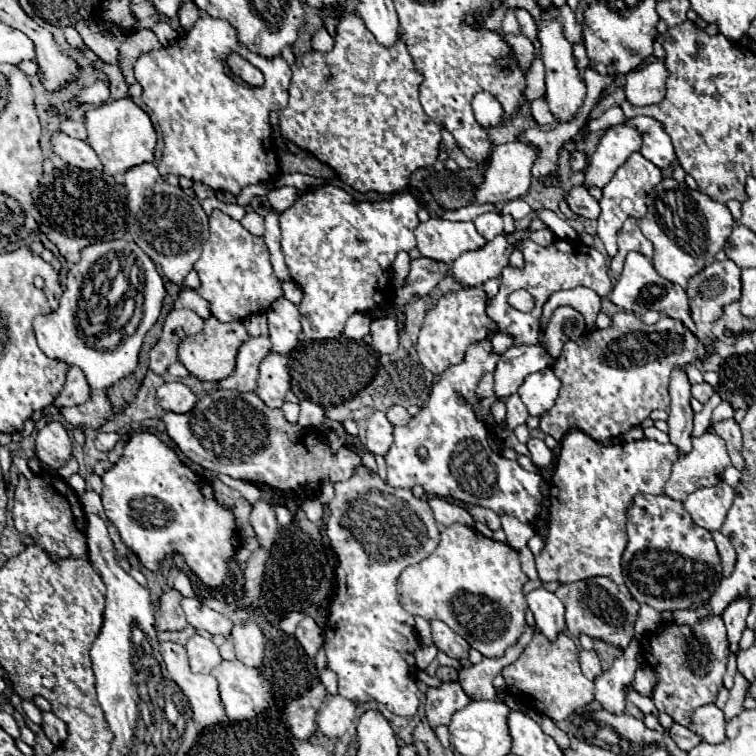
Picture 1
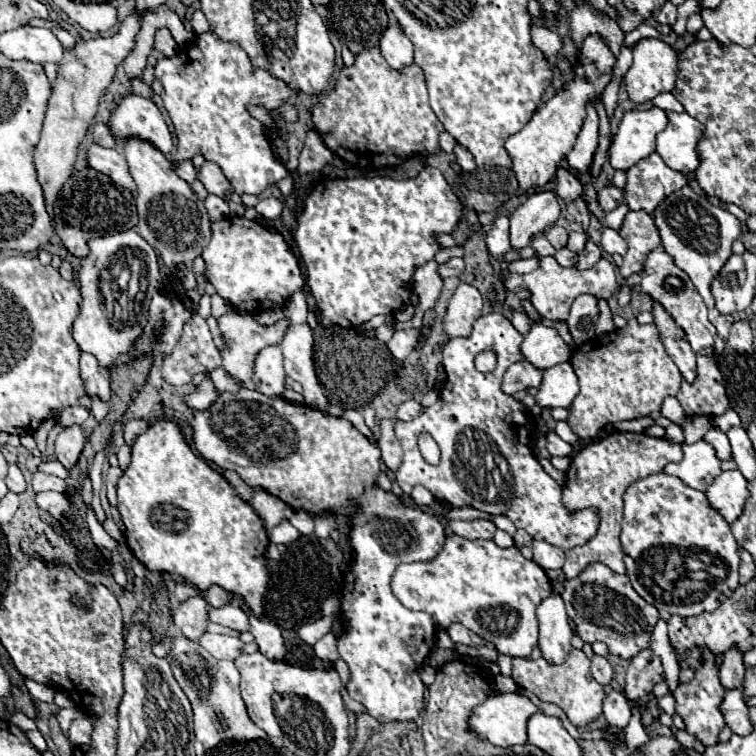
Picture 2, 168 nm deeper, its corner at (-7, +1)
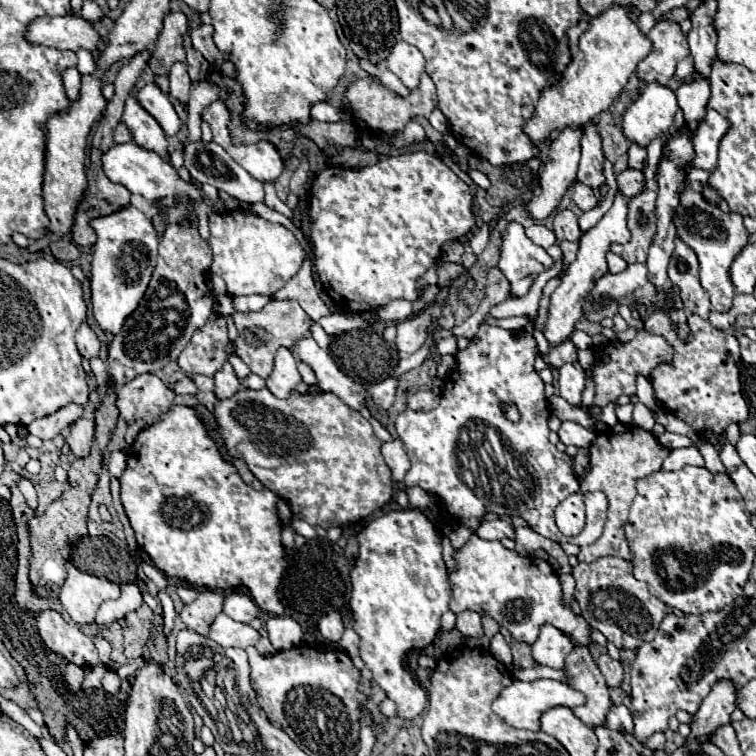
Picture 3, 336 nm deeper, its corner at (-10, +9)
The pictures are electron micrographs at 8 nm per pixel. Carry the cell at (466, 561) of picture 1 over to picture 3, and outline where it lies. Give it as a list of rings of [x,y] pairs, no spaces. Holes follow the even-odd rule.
[[[472,533],[470,541],[454,551],[456,569],[448,571],[448,583],[452,587],[450,611],[476,611],[488,613],[500,627],[508,629],[520,643],[532,645],[538,637],[538,629],[544,623],[570,633],[574,643],[590,643],[590,625],[576,617],[568,607],[562,605],[562,589],[558,575],[548,561],[536,557],[524,557],[514,549],[506,549],[500,541],[484,541]]]

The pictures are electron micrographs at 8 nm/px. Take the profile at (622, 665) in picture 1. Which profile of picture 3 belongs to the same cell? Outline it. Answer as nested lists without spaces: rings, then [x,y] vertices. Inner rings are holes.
[[[612,705],[608,715],[606,715],[606,727],[616,729],[616,731],[628,731],[632,733],[634,723],[632,723],[632,713],[626,705]]]

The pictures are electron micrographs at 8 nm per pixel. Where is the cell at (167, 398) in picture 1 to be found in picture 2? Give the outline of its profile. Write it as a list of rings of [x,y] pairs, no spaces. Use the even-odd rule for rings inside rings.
[[[207,377],[207,379],[195,389],[195,393],[191,393],[191,395],[185,397],[185,403],[187,403],[189,407],[193,407],[193,409],[203,411],[203,409],[209,409],[209,407],[215,403],[217,397],[219,397],[219,393],[217,393],[211,377]]]

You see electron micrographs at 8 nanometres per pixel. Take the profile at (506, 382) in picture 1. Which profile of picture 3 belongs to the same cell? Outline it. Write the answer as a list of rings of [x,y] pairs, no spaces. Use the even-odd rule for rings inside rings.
[[[618,193],[612,209],[598,221],[598,225],[594,229],[590,229],[588,233],[582,235],[576,261],[568,267],[566,275],[562,277],[562,283],[558,285],[558,289],[550,297],[548,319],[542,329],[542,333],[550,345],[562,345],[564,341],[570,339],[570,333],[574,331],[576,321],[582,317],[582,301],[586,299],[586,295],[594,287],[594,281],[598,281],[598,277],[602,277],[608,271],[606,251],[608,251],[610,243],[628,243],[628,241],[630,241],[630,231],[626,227],[626,199]]]

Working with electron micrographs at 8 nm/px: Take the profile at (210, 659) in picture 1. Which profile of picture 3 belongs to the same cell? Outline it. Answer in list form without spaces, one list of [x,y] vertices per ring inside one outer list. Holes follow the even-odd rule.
[[[220,613],[214,619],[214,623],[210,625],[208,637],[212,641],[216,641],[220,647],[240,647],[240,649],[246,649],[250,645],[256,645],[256,641],[260,639],[260,633],[256,629],[252,629],[250,625],[232,621],[224,613]]]

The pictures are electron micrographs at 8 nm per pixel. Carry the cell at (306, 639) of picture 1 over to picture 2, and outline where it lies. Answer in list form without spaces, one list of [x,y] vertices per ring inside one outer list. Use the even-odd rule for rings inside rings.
[[[327,633],[323,639],[319,639],[313,649],[315,649],[317,657],[323,659],[323,661],[337,661],[337,659],[339,659],[337,639],[335,639],[335,635],[331,635],[331,633]]]

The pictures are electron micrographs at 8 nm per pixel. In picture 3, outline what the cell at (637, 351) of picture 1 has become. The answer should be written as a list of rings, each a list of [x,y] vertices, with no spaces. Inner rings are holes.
[[[642,329],[632,341],[622,343],[622,341],[610,341],[604,347],[598,349],[598,357],[594,367],[588,371],[588,377],[594,381],[594,401],[592,407],[606,407],[608,403],[616,401],[620,395],[636,395],[636,377],[644,375],[650,377],[652,369],[658,367],[660,363],[672,363],[674,357],[674,349],[672,345],[662,337],[662,335],[654,335],[646,329]]]

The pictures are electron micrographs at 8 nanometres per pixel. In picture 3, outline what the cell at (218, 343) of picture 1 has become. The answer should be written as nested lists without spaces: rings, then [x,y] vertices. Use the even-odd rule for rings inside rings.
[[[272,299],[268,305],[264,305],[262,311],[256,313],[232,313],[232,319],[238,327],[238,337],[234,341],[238,357],[250,367],[252,373],[266,379],[272,373],[272,361],[278,347],[292,345],[294,337],[310,335],[312,319],[304,313],[304,309],[296,301],[276,301]]]

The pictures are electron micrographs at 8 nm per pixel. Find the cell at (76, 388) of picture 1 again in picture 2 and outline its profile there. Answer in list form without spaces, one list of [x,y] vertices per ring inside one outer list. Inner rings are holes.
[[[81,353],[81,379],[85,383],[85,391],[93,397],[99,395],[103,401],[109,401],[111,389],[109,389],[109,377],[103,375],[99,369],[99,363],[91,353]]]

